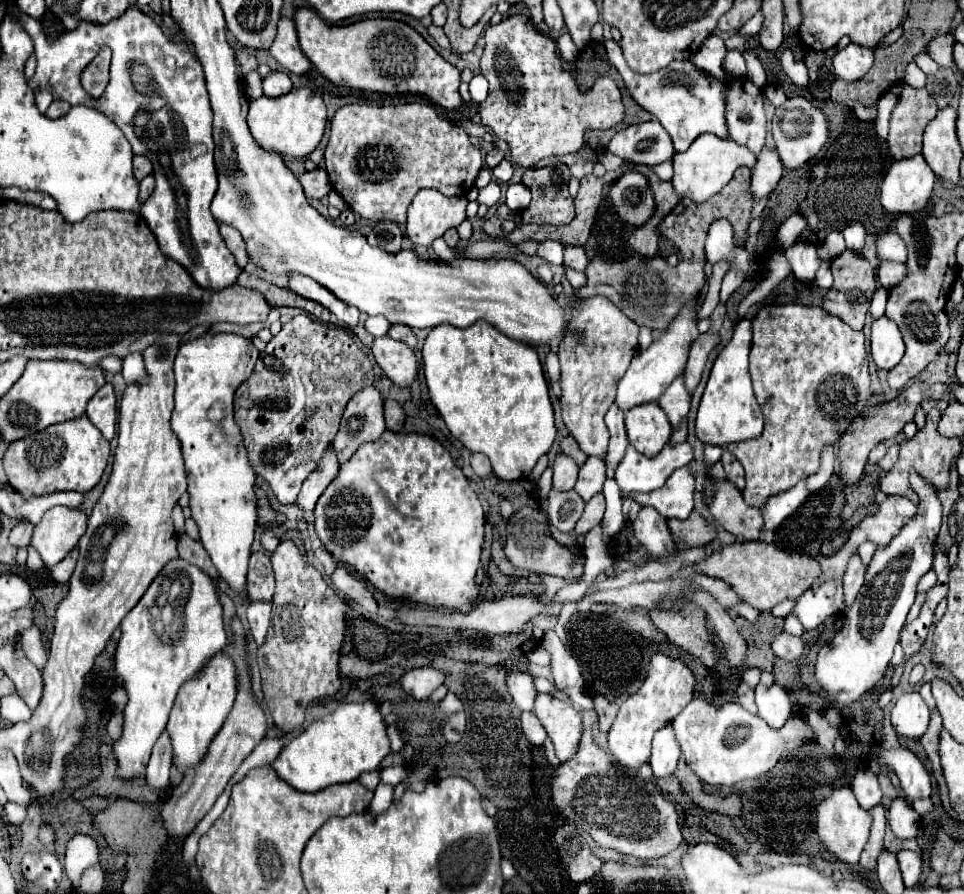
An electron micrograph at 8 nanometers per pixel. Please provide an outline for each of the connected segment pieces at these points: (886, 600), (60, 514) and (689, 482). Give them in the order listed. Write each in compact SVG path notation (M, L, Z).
M911 473L911 487L921 499L917 517L901 529L891 545L875 553L855 603L843 613L841 631L823 645L817 655L815 679L822 683L831 699L831 707L822 714L835 729L841 725L841 711L859 701L885 677L899 633L903 631L905 617L915 601L917 581L933 567L933 545L941 527L941 503L937 499L937 491L931 489L931 485L927 485L927 481L917 473Z
M55 507L35 525L31 547L37 549L45 567L55 567L79 543L85 533L87 515L79 509Z
M689 467L677 469L663 489L645 493L643 497L631 497L635 501L643 501L643 505L655 507L665 519L687 519L693 511L693 491L695 491L695 479Z

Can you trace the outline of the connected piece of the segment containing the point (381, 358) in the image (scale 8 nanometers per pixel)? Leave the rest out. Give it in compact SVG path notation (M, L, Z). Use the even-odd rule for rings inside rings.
M383 335L373 341L371 351L377 365L397 387L411 387L415 383L419 361L409 345L405 345L403 341L395 341L389 335Z

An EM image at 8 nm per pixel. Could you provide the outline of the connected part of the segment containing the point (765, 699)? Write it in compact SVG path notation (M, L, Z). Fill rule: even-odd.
M775 683L771 687L757 685L755 703L759 709L759 717L763 717L769 727L781 727L793 713L793 703L789 701L789 693Z

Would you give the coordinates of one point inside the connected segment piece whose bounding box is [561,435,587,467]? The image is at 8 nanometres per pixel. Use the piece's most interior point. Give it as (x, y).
(568, 446)

